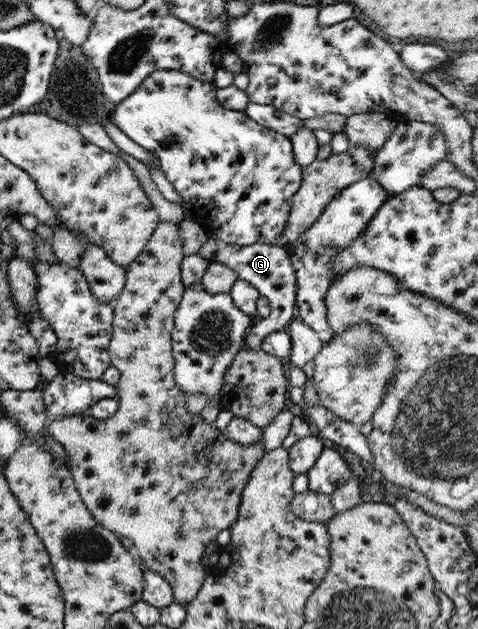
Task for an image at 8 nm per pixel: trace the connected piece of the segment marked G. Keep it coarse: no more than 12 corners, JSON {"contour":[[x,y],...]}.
{"contour":[[223,245],[213,259],[248,282],[269,314],[242,342],[257,350],[295,317],[286,248]]}

